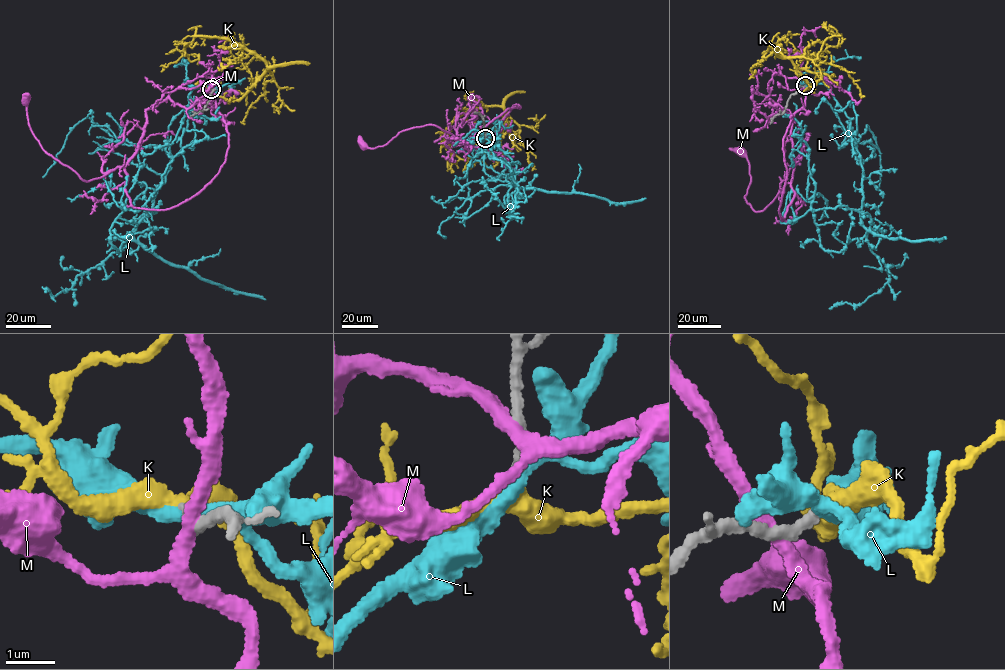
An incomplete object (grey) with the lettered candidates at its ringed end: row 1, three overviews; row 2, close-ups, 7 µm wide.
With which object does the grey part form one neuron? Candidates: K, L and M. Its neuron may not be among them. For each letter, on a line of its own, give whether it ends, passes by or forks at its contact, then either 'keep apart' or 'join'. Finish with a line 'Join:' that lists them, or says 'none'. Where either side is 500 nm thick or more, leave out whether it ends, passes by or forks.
K: it passes by; join
L: it forks there; keep apart
M: it passes by; keep apart
Join: K

